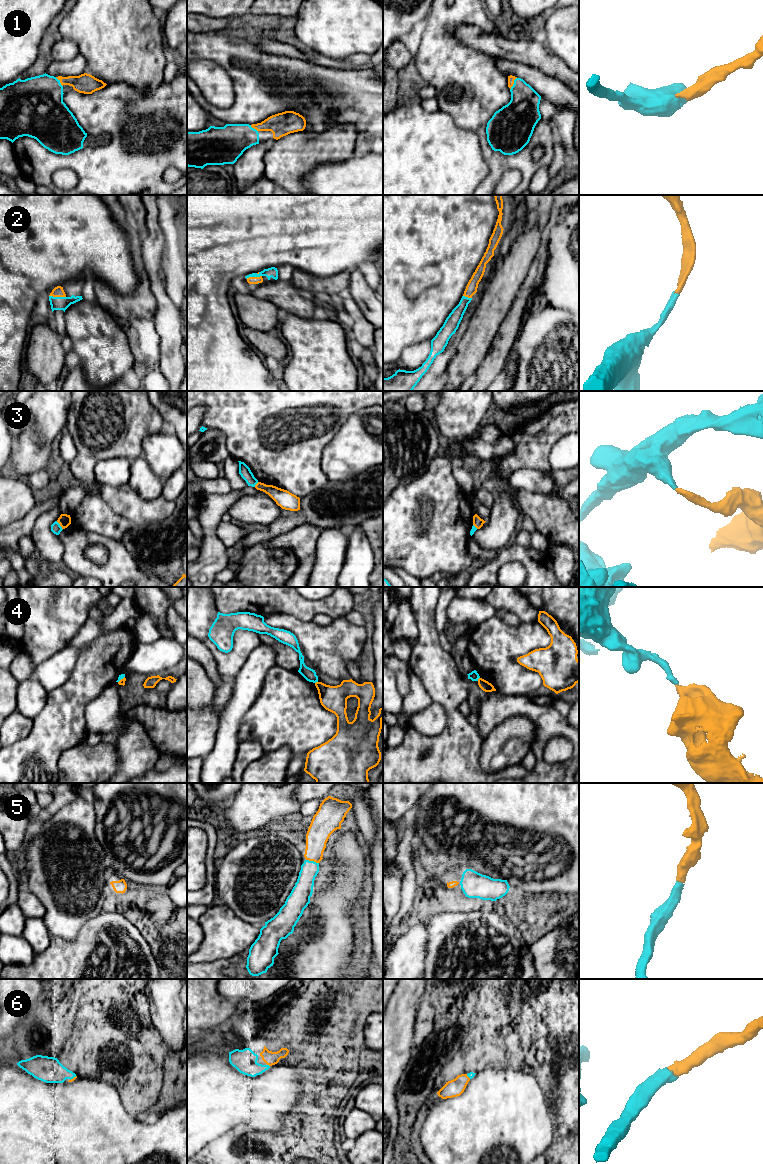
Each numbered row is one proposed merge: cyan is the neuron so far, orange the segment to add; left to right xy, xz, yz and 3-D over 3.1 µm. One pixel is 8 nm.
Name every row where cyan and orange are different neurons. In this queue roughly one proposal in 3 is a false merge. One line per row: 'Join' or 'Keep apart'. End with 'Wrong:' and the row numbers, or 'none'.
1: Join
2: Join
3: Join
4: Keep apart
5: Join
6: Join
Wrong: 4

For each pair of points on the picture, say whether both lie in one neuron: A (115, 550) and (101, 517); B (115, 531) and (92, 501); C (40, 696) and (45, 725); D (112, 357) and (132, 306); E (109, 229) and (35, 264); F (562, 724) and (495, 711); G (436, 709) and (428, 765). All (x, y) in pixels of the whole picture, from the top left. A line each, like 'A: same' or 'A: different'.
A: different
B: same
C: different
D: different
E: same
F: same
G: different

